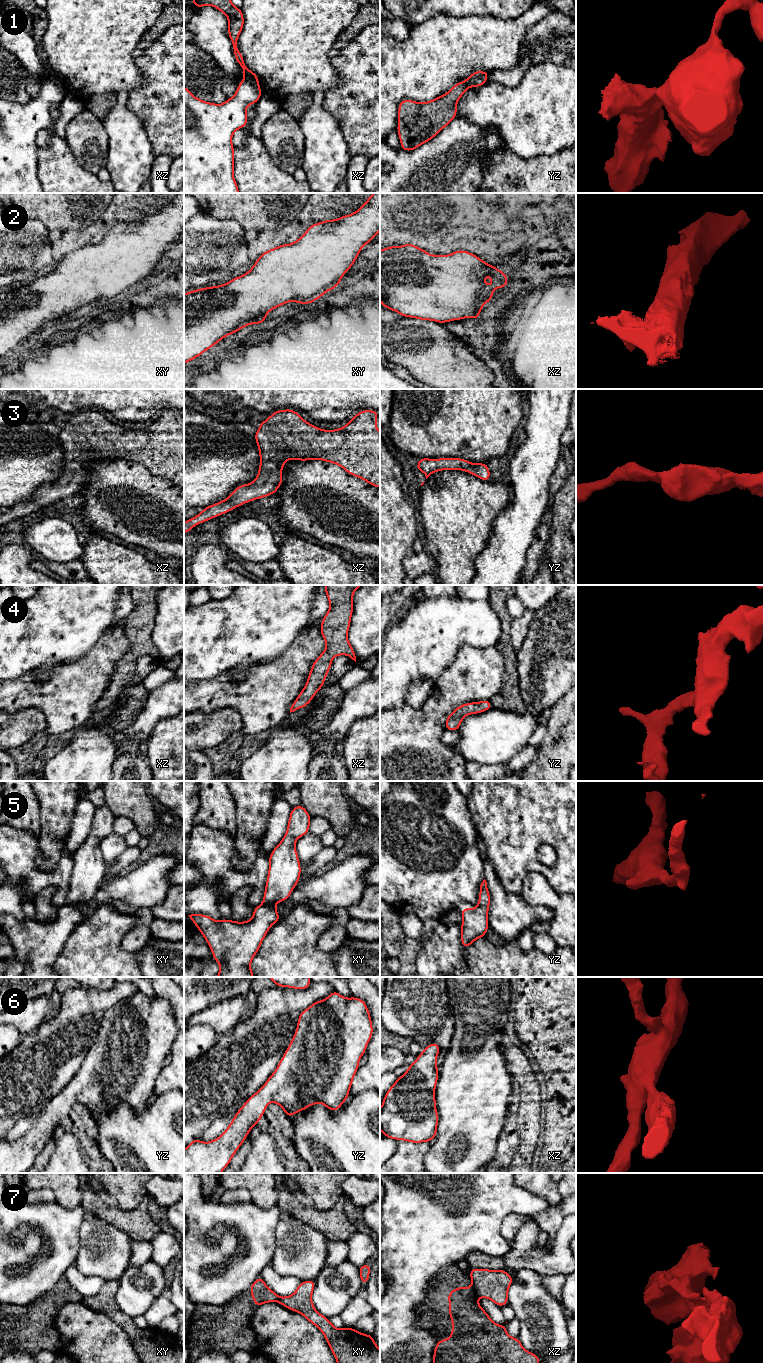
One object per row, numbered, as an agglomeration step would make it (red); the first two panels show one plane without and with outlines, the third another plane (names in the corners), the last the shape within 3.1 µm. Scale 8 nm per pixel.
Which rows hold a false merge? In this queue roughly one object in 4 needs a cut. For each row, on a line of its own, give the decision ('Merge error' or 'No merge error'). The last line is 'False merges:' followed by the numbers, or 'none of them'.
1: Merge error
2: No merge error
3: No merge error
4: No merge error
5: No merge error
6: No merge error
7: Merge error
False merges: 1, 7

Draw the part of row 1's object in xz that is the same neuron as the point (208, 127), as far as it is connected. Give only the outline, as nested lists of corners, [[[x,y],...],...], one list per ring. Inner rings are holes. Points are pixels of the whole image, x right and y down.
[[[245,76],[237,87],[233,97],[227,99],[223,104],[215,104],[203,101],[195,97],[184,85],[184,193],[239,193],[238,185],[234,179],[234,145],[231,138],[234,132],[245,127],[248,124],[246,109],[250,104],[256,104],[262,95],[259,84],[251,77]]]

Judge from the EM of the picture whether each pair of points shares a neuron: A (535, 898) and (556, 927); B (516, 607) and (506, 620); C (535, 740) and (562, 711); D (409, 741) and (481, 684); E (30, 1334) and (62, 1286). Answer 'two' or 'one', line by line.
A: one
B: two
C: two
D: one
E: one

